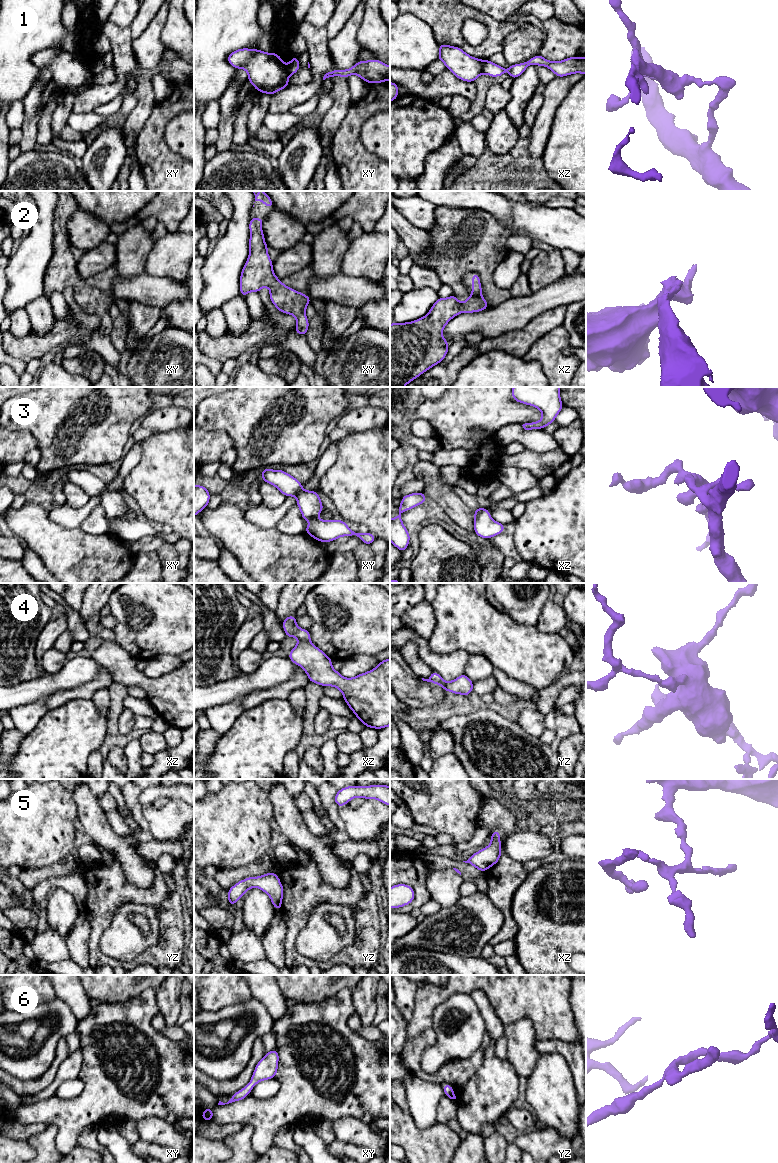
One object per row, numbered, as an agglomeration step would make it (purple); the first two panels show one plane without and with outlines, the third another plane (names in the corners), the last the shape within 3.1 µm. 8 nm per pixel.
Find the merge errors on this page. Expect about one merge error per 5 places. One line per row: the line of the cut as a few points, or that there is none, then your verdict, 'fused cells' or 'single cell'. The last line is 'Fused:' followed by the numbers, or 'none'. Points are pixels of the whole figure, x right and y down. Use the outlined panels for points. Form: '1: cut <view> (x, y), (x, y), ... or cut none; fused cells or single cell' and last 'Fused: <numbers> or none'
1: cut xz (484, 60), (481, 72); fused cells
2: cut none; single cell
3: cut none; single cell
4: cut none; single cell
5: cut none; single cell
6: cut none; single cell
Fused: 1

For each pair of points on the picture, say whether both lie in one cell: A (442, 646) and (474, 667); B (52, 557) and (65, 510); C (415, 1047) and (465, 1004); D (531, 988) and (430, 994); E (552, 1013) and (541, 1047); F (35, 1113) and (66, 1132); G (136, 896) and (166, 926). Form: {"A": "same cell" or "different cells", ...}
{"A": "different cells", "B": "different cells", "C": "different cells", "D": "same cell", "E": "different cells", "F": "same cell", "G": "same cell"}

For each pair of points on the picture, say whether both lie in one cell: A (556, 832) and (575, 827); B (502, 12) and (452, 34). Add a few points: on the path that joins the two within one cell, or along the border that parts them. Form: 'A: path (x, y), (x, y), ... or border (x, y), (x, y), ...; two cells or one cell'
A: path (561, 830), (570, 828); one cell
B: border (478, 10), (498, 20), (508, 18); two cells

